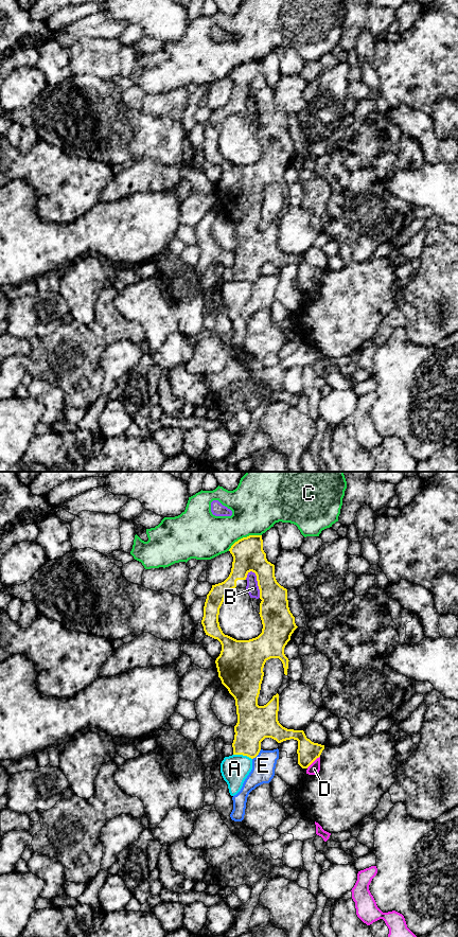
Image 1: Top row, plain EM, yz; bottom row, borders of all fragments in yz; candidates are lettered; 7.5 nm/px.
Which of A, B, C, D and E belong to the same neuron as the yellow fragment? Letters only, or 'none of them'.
none of them

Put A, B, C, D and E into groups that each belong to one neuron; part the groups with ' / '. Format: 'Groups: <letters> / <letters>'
Groups: A / B / C / D / E

